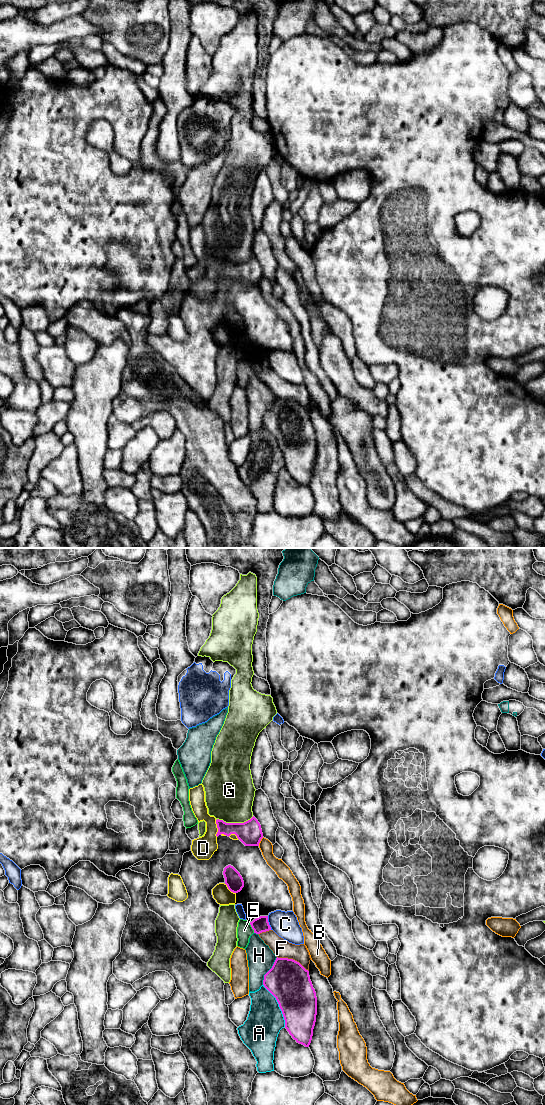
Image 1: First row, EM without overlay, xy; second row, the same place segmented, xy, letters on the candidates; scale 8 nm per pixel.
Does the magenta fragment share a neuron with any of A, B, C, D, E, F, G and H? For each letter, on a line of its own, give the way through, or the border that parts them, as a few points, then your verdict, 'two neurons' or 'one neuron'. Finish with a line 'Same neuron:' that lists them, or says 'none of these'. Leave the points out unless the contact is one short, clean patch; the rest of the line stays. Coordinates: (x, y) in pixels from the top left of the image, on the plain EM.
A: two neurons
B: two neurons
C: two neurons
D: one neuron
E: two neurons
F: two neurons
G: two neurons
H: two neurons
Same neuron: D

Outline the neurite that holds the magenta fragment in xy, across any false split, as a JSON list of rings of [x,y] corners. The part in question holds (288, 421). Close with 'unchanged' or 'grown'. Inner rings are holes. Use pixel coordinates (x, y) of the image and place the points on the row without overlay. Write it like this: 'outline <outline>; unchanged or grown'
outline [[[277,397],[272,408],[264,415],[263,425],[276,438],[289,474],[297,483],[309,487],[317,455],[317,437],[309,411],[293,399]]]; unchanged

